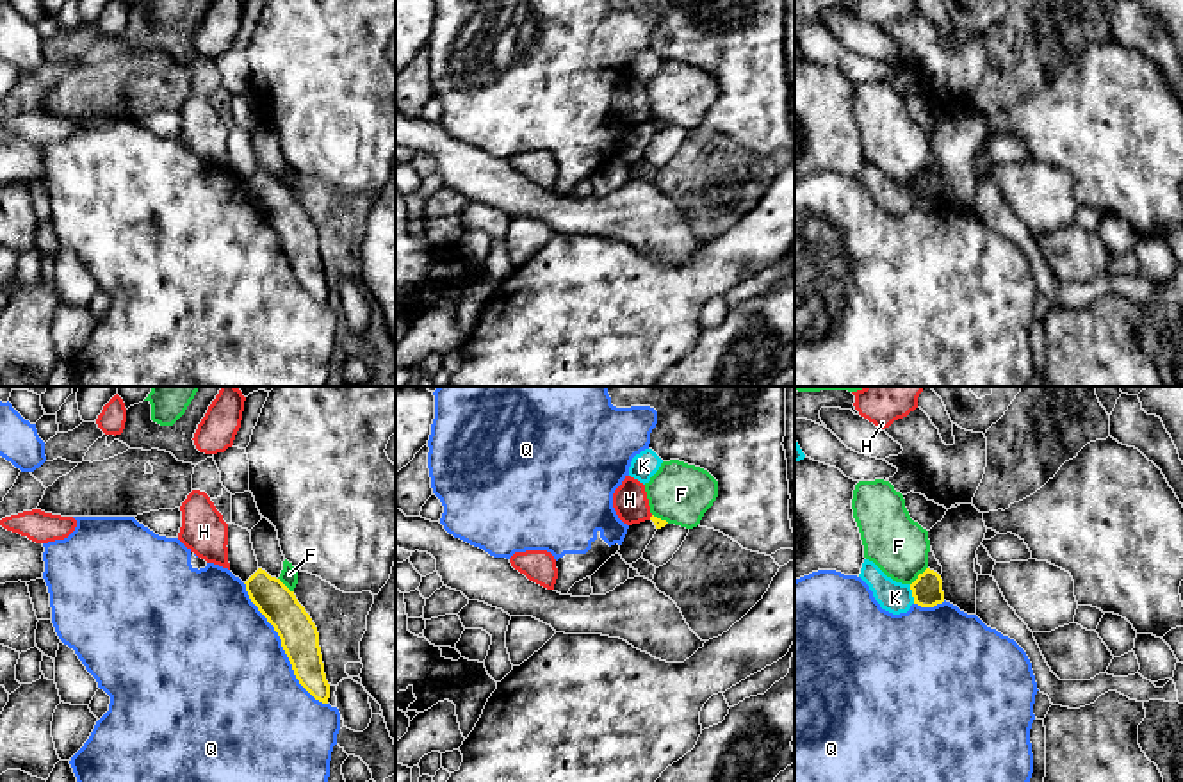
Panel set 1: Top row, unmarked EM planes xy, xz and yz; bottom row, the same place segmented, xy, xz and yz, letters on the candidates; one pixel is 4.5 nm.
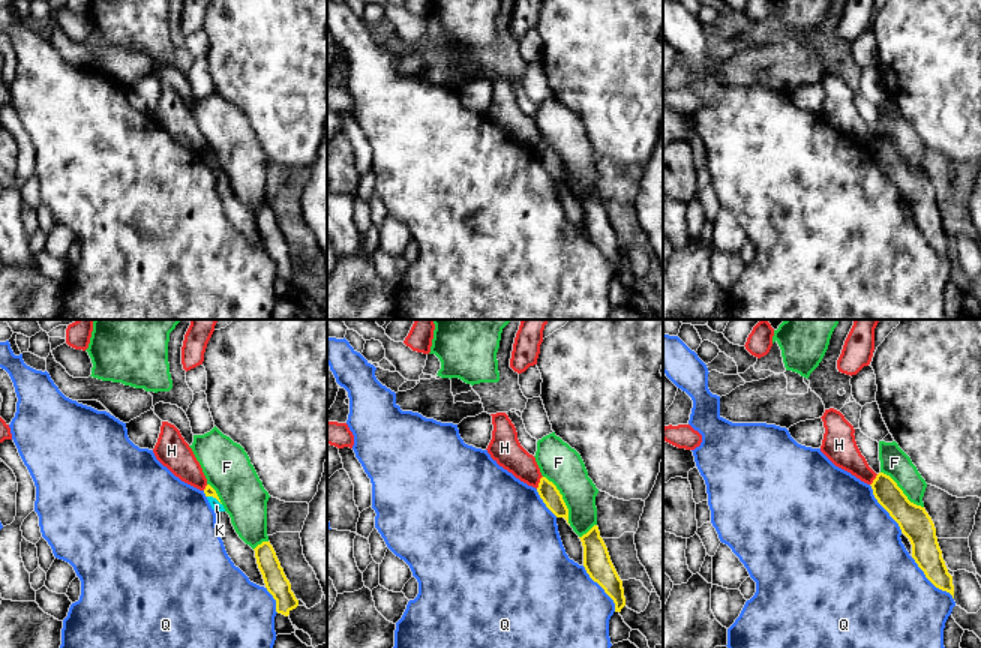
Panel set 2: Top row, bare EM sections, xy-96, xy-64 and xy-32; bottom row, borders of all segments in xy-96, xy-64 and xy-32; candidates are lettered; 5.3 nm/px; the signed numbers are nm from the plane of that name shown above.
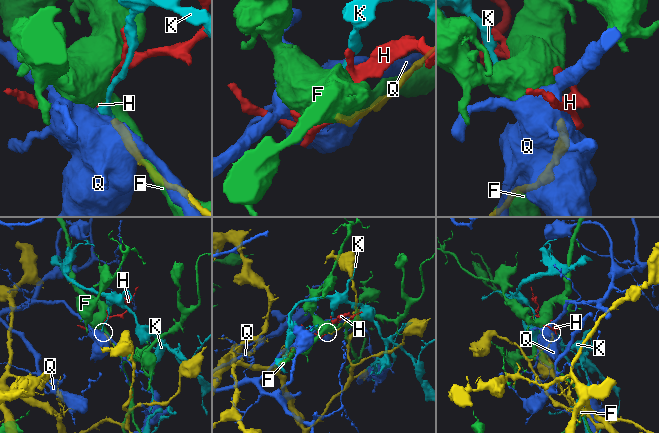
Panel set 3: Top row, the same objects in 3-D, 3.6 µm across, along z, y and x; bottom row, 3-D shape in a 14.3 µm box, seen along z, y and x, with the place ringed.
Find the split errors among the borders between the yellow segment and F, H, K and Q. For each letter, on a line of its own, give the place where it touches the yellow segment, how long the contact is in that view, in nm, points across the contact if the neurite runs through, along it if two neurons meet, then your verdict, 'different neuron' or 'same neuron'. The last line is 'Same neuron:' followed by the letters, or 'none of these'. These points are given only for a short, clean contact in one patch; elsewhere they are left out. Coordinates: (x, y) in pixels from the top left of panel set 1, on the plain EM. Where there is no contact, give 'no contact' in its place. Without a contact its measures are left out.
F: contact yz (918, 177); length 120 nm; different neuron
H: contact xz (651, 118); length 30 nm; border xz (652, 116), (649, 120); different neuron
K: contact yz (913, 195); length 90 nm; different neuron
Q: contact xy (282, 246); length 650 nm; different neuron
Same neuron: none of these

